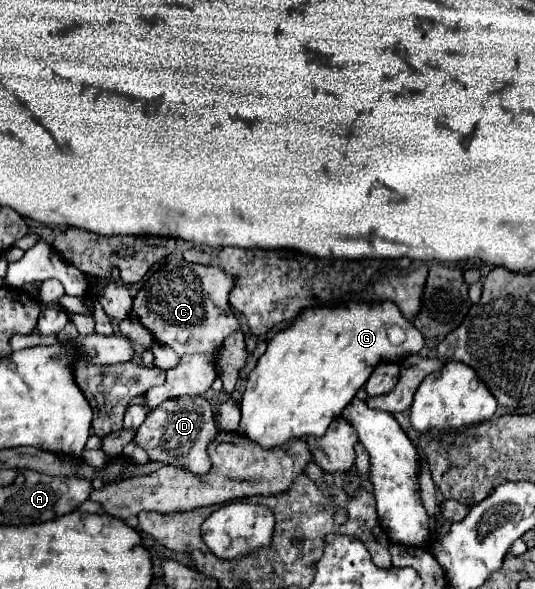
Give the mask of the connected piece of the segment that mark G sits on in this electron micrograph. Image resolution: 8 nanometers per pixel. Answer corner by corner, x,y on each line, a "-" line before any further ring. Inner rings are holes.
348,301
336,307
304,309
292,325
268,341
266,353
252,369
240,401
240,433
266,449
306,435
324,435
378,363
388,359
398,363
408,355
416,355
422,347
422,333
402,317
392,301
-
396,323
406,335
400,345
392,345
388,339
388,327

